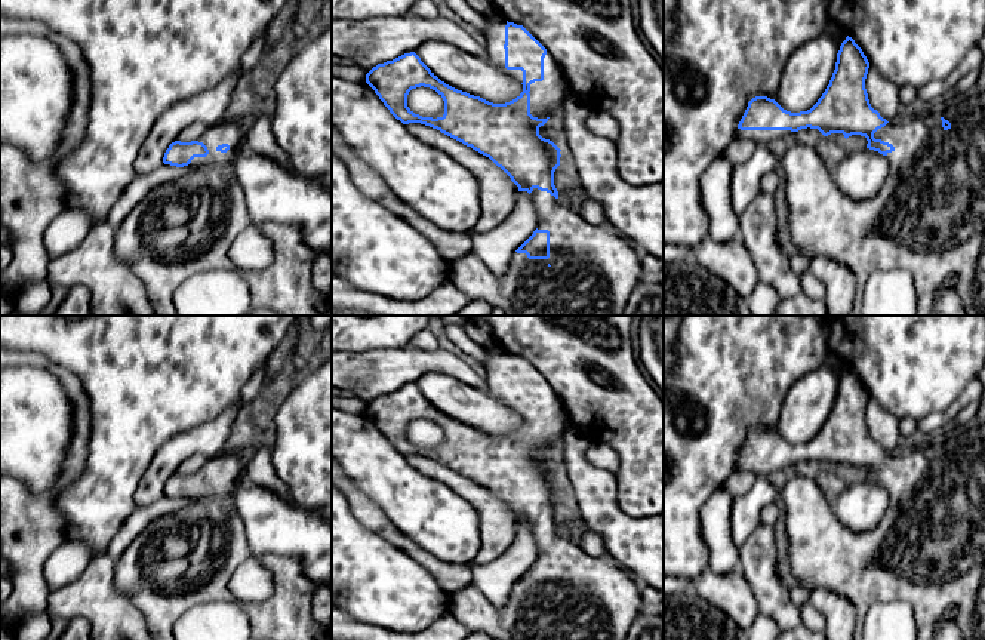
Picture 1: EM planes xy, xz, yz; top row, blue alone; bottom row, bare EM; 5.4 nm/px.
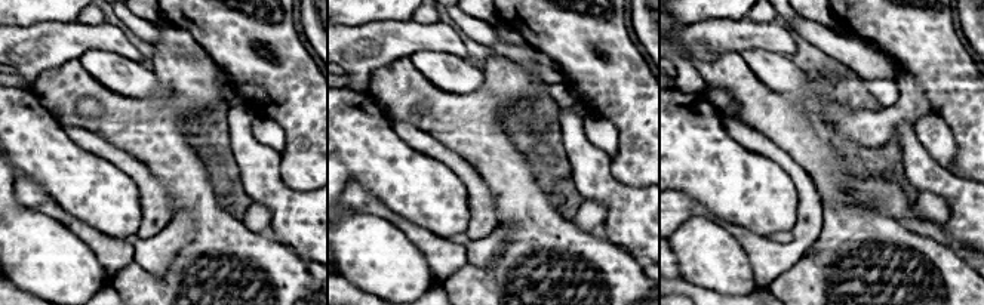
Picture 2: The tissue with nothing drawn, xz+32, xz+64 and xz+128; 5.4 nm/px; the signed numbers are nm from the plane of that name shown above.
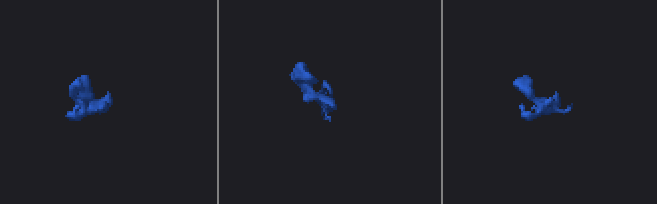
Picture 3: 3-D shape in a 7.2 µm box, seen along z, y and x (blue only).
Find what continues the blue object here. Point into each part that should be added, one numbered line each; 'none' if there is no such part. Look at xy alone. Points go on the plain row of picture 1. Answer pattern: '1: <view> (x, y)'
1: xy (179, 560)

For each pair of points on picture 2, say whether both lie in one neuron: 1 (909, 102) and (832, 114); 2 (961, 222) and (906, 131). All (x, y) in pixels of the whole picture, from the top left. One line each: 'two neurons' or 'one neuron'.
1: one neuron
2: one neuron

